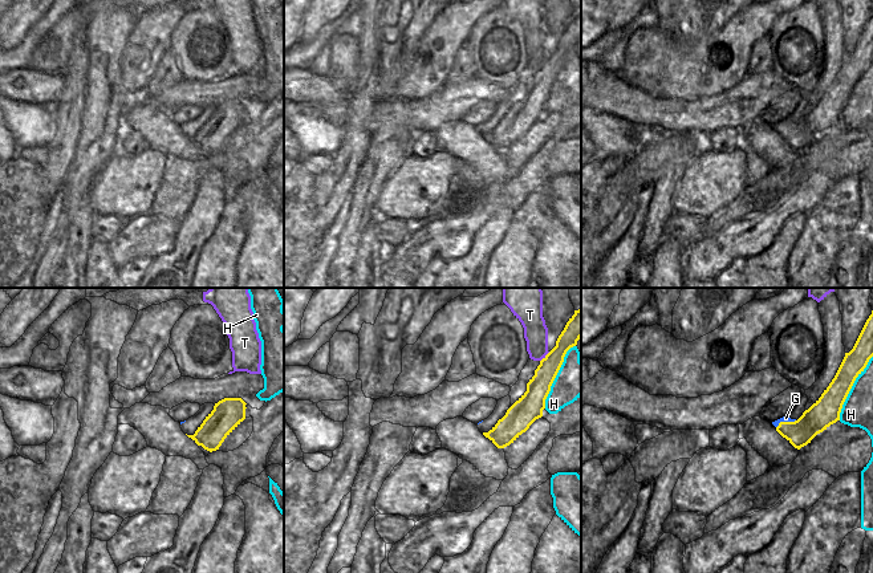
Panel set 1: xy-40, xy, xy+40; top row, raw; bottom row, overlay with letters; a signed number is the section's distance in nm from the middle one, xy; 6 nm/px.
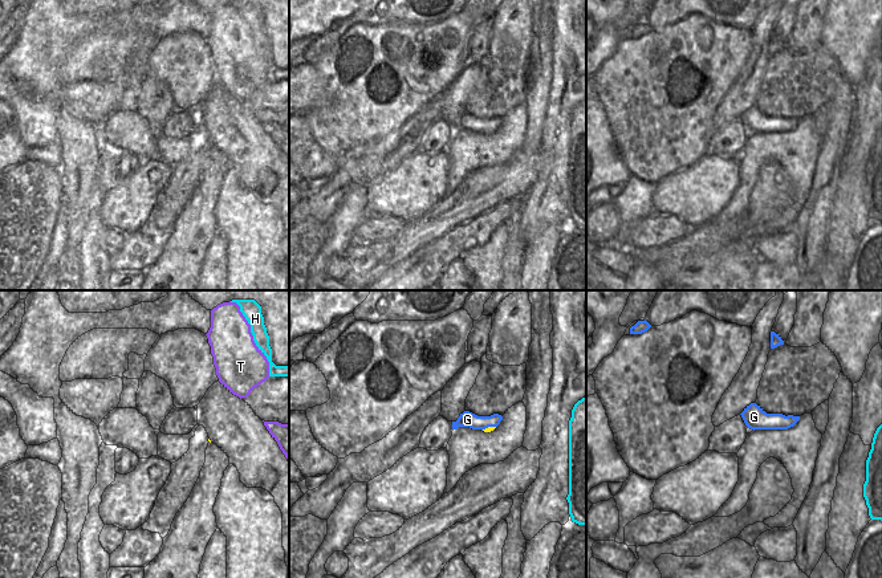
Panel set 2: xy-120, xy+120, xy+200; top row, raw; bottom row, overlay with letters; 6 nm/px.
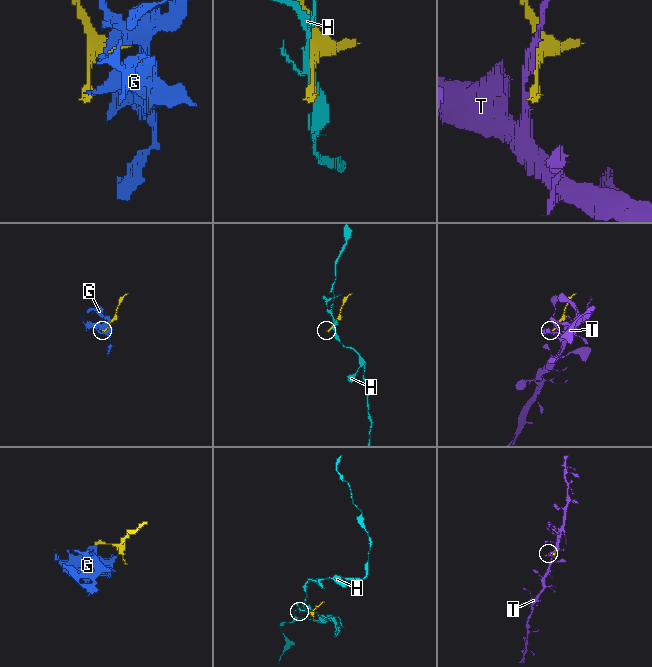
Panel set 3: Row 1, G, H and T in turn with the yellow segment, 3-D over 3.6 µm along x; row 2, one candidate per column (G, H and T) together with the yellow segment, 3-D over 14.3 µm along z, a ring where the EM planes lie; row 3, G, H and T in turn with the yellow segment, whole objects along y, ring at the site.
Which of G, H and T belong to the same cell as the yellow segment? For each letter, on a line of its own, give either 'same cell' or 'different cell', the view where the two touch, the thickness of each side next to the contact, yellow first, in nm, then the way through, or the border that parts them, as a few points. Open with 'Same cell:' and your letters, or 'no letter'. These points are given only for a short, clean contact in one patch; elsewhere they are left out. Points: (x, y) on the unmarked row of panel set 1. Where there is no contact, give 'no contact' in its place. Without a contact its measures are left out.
Same cell: no letter
G: different cell; contact in xy+40; calibres 160 and 40 nm; border xy+40 (795, 122), (780, 125), (776, 130)
H: different cell; contact in xy+40; calibres 170 and 190 nm
T: different cell; contact in xy; calibres 140 and 140 nm; border xy (549, 55), (540, 64)

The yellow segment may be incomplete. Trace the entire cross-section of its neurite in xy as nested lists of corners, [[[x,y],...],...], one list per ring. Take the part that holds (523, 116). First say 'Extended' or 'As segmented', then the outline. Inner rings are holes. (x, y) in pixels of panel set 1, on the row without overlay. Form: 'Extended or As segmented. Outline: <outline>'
As segmented. Outline: [[[581,11],[567,25],[564,33],[556,44],[556,49],[540,64],[535,73],[535,78],[527,86],[527,94],[507,113],[505,118],[488,134],[483,135],[498,151],[504,151],[513,146],[529,129],[543,119],[545,102],[551,94],[551,89],[564,65],[567,54],[577,48],[581,41]]]

